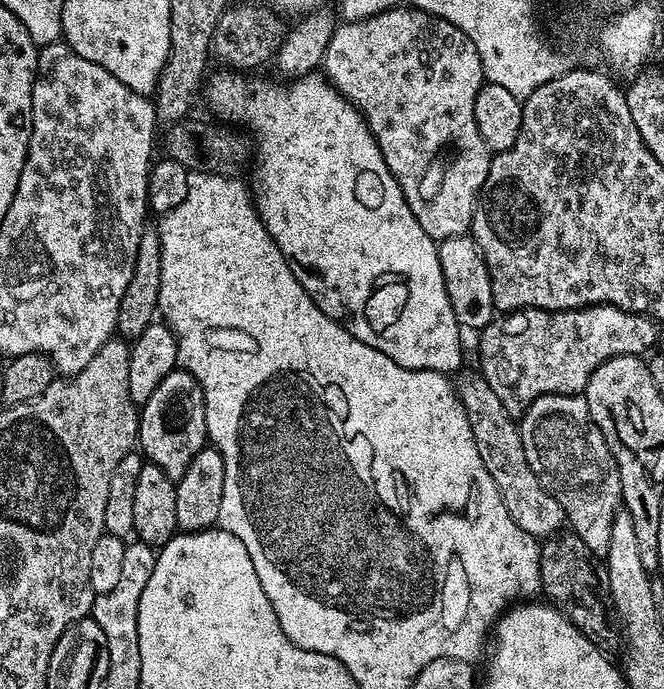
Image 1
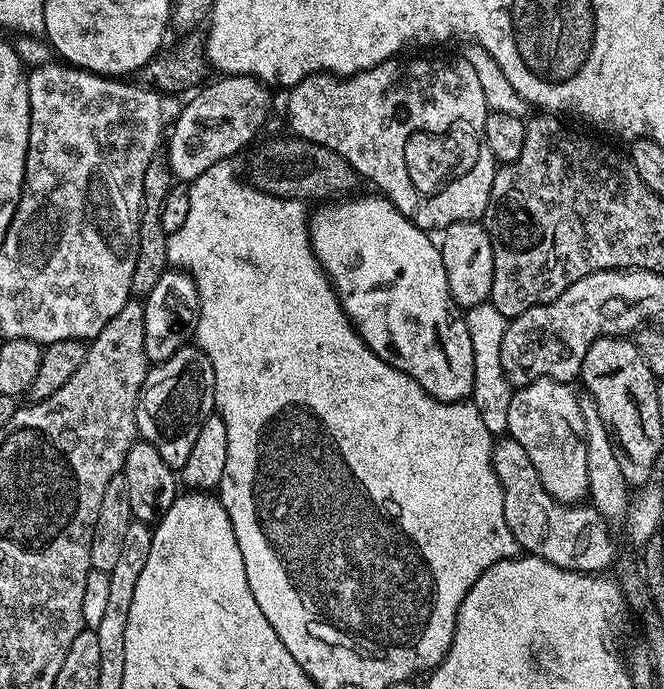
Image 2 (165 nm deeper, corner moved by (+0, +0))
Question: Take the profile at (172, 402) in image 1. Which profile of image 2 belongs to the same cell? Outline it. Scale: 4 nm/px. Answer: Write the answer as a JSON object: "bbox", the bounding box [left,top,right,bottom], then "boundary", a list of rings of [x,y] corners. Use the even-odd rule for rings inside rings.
{"bbox":[136,346,216,470],"boundary":[[[189,346],[178,350],[174,358],[149,367],[148,379],[136,404],[136,431],[143,443],[154,446],[162,454],[162,462],[174,470],[186,466],[190,449],[202,430],[202,422],[213,415],[216,406],[214,394],[214,366],[202,349]]]}

